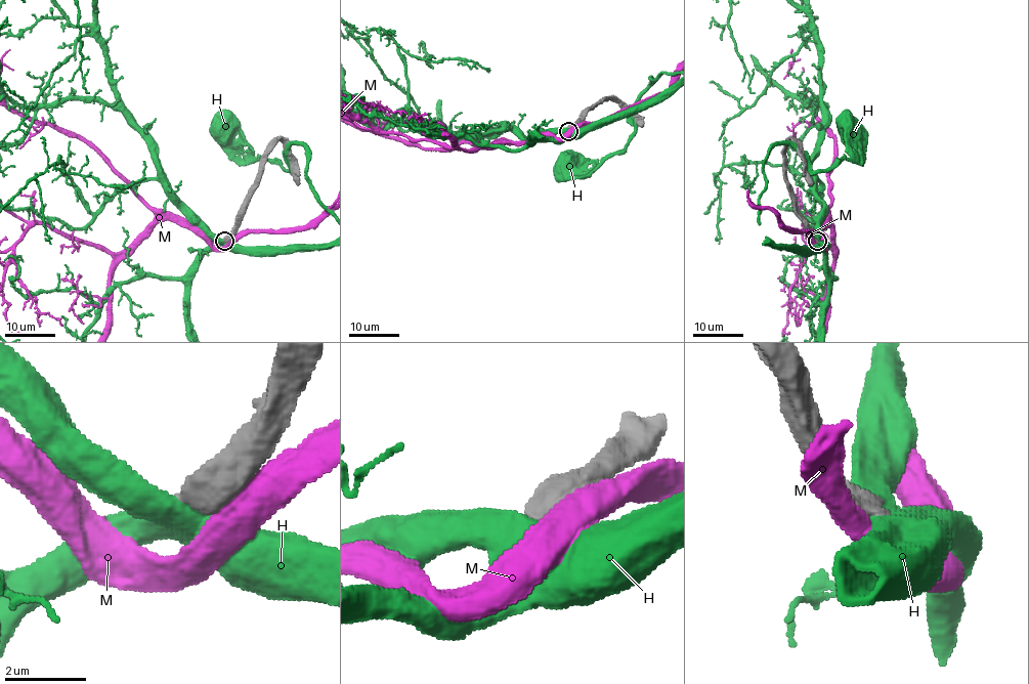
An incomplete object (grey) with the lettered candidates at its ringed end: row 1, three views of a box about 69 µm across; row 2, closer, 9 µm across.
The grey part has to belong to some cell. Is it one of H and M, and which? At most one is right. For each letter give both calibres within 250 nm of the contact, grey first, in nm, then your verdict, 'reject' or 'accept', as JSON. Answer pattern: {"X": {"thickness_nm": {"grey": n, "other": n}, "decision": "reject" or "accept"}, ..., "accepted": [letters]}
{"H": {"thickness_nm": {"grey": 700, "other": 800}, "decision": "reject"}, "M": {"thickness_nm": {"grey": 480, "other": 550}, "decision": "reject"}, "accepted": []}

